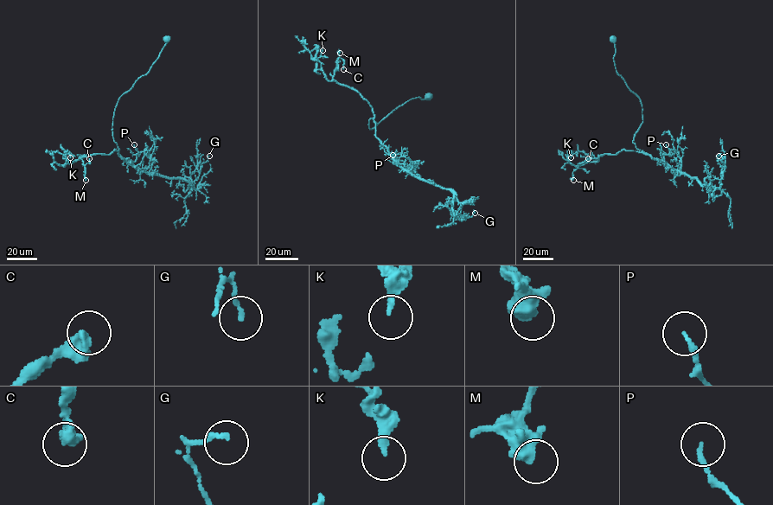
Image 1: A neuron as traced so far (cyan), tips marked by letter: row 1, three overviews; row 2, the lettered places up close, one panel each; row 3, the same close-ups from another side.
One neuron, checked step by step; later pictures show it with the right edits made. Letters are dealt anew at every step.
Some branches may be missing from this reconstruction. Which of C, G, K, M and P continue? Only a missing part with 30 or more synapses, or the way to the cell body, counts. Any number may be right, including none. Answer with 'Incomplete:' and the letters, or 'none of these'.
Incomplete: none of these

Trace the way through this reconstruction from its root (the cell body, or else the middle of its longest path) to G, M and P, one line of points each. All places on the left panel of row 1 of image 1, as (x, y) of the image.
G: (167, 39), (149, 71), (119, 98), (113, 140), (118, 154), (140, 170), (183, 179), (188, 188), (209, 156)
M: (167, 39), (149, 71), (118, 101), (112, 135), (118, 152), (79, 158), (86, 180)
P: (167, 39), (149, 71), (119, 98), (114, 110), (113, 140), (118, 154), (131, 163), (137, 153), (134, 144)

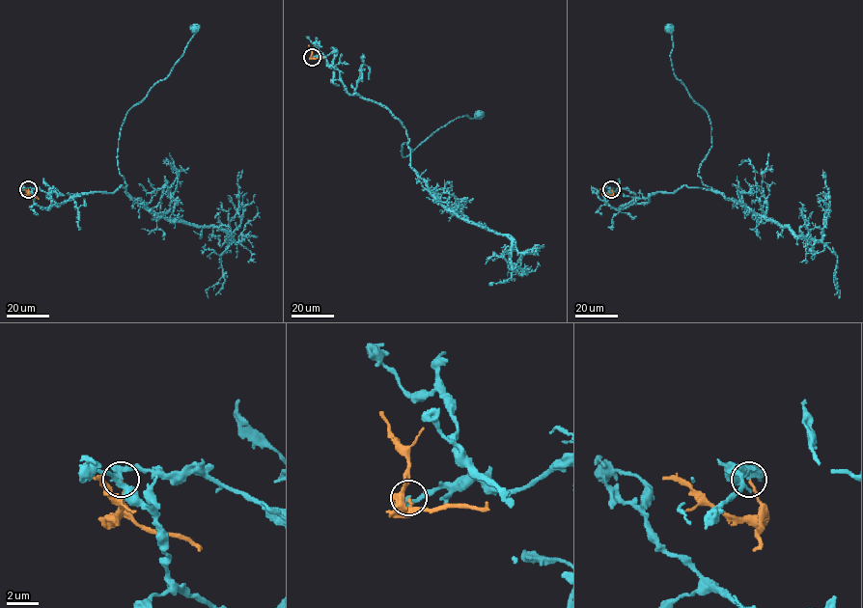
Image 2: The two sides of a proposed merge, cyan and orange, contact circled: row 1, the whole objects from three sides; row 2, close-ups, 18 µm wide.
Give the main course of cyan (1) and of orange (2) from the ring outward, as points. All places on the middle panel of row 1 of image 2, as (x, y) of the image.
1: (312, 56), (336, 50), (345, 89), (399, 121), (411, 150), (404, 142), (402, 157), (479, 113)
2: (312, 57), (308, 45)

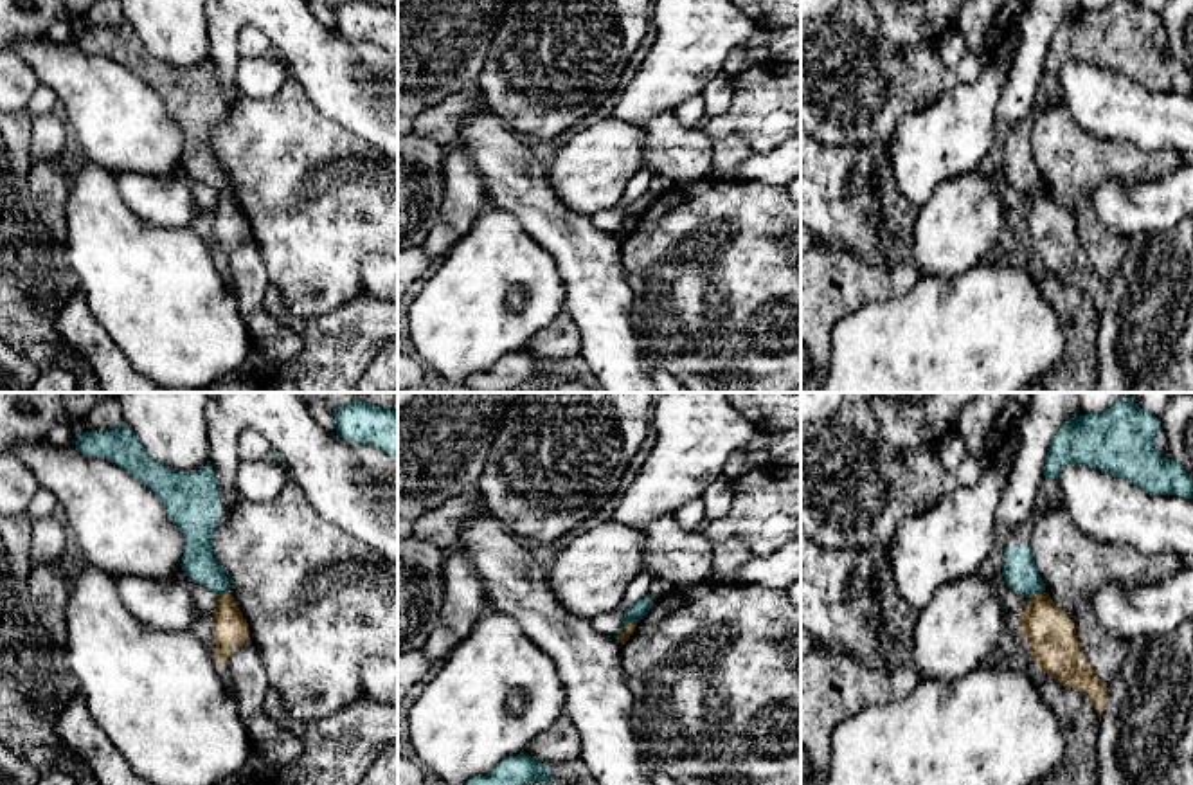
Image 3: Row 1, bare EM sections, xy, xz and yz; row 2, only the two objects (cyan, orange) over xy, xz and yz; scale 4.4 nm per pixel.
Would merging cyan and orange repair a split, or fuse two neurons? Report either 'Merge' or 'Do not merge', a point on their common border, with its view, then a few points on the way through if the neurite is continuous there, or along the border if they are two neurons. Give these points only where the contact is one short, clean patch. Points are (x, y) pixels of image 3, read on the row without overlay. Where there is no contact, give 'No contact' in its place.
Do not merge. Touches cyan at xz (623, 225). Boundary: xz (636, 218), (630, 218), (618, 236)

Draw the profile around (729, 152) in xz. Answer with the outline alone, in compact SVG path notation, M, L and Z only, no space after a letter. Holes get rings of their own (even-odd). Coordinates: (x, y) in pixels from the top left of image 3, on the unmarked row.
M727 135L713 142L713 167L720 180L738 180L736 167L754 151L743 135Z

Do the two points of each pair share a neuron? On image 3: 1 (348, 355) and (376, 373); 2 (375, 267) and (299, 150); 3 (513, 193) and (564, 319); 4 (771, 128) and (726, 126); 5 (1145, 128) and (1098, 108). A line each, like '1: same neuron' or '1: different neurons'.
1: different neurons
2: different neurons
3: different neurons
4: same neuron
5: same neuron

